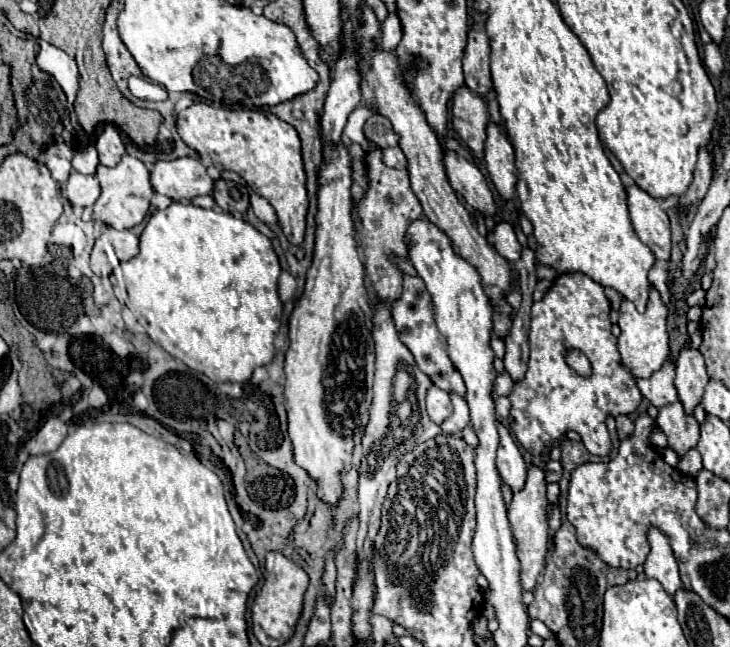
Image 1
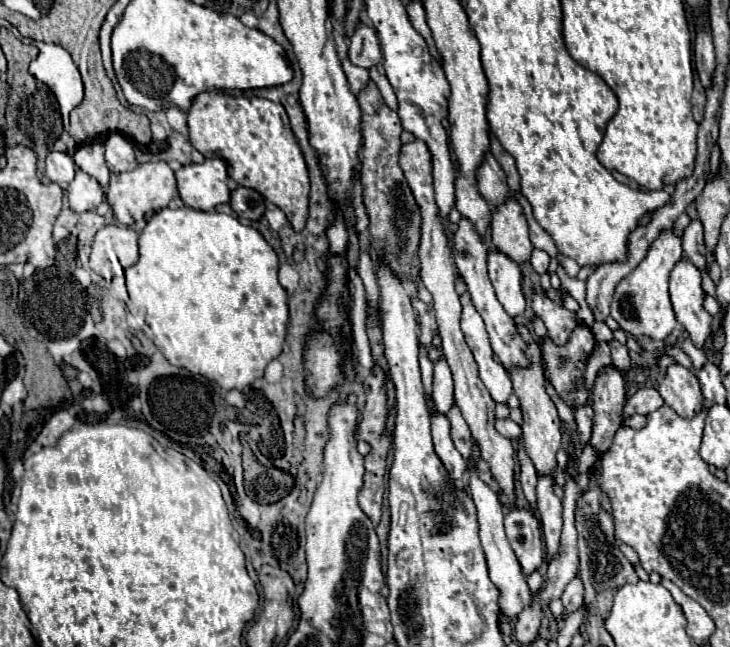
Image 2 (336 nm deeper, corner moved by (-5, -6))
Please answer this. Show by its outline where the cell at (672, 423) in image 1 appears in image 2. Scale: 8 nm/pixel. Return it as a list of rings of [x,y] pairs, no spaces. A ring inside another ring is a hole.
[[[671,363],[659,383],[659,393],[669,407],[673,407],[679,415],[693,417],[701,409],[703,393],[699,379],[693,371],[681,367],[679,363]]]

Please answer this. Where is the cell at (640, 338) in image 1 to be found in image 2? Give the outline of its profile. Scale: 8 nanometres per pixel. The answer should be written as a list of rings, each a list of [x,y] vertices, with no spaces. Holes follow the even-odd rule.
[[[665,229],[651,243],[643,261],[617,285],[611,303],[611,317],[633,337],[647,335],[651,339],[663,341],[675,329],[677,319],[669,301],[669,273],[681,261],[681,257],[681,237],[675,235],[673,229]]]

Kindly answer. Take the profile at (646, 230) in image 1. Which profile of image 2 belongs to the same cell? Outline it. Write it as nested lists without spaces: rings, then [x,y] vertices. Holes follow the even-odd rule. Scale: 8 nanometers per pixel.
[[[681,259],[671,271],[669,293],[679,325],[687,331],[697,349],[705,349],[713,317],[703,307],[705,293],[701,289],[701,273],[687,259]]]

